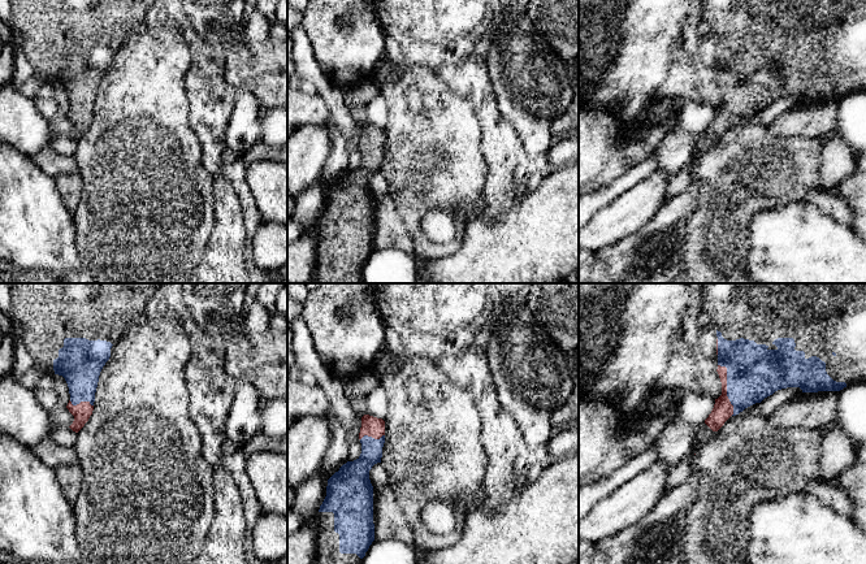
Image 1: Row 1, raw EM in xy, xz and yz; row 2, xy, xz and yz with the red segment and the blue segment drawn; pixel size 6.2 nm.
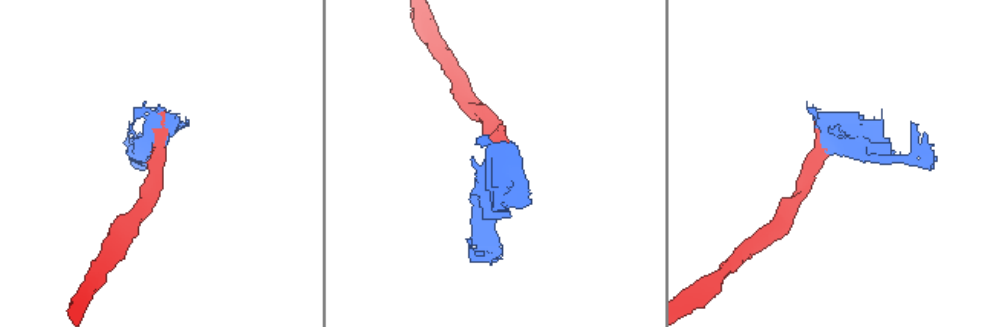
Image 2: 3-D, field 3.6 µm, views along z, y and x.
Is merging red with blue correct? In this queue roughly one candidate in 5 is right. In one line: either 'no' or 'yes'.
yes

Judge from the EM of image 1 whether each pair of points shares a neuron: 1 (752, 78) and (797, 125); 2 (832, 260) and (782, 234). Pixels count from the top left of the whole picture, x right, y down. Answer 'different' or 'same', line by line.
1: different
2: same

